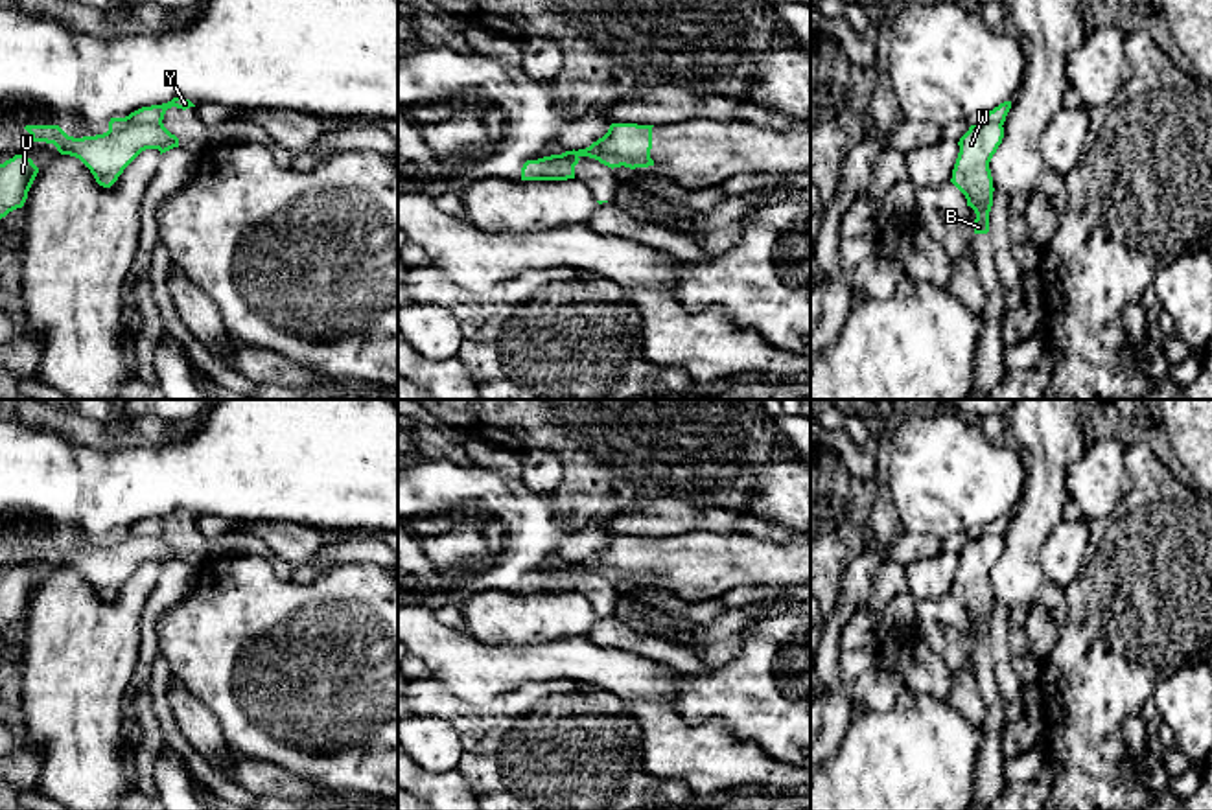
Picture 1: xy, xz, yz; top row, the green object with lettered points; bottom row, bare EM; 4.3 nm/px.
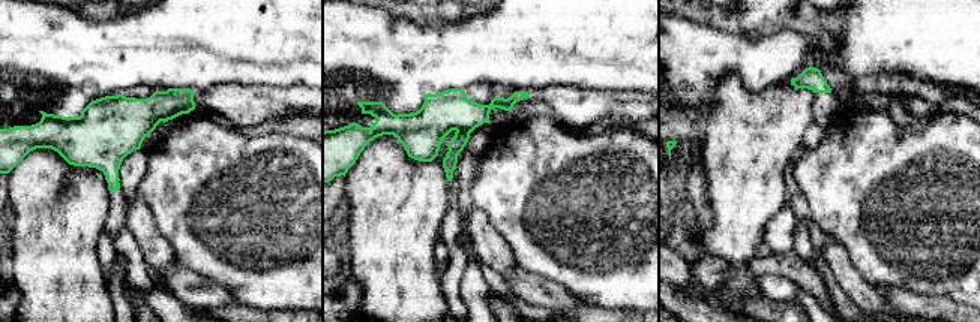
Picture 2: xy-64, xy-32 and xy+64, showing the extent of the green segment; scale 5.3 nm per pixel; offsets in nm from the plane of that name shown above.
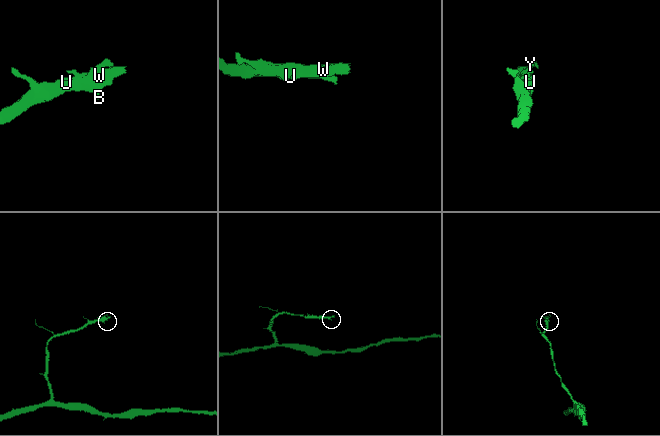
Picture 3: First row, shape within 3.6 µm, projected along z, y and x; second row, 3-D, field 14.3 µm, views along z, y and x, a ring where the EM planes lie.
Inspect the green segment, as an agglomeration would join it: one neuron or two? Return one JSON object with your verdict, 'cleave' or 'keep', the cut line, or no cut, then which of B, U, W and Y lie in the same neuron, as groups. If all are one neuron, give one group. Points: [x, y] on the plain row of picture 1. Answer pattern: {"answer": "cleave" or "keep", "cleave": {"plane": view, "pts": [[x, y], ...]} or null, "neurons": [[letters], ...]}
{"answer": "keep", "cleave": null, "neurons": [["B", "U", "W", "Y"]]}

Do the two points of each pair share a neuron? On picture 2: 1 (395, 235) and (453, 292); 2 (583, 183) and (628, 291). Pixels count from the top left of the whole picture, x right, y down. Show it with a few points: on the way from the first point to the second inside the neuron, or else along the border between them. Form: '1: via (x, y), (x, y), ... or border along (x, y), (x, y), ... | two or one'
1: border along (440, 270), (440, 289), (449, 306) | two
2: via (605, 210), (628, 232), (628, 264) | one

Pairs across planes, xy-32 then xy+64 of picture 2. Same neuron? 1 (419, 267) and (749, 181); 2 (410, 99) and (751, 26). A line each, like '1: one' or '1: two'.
1: one
2: two

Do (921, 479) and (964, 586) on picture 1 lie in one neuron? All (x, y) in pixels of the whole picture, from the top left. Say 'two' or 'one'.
two

